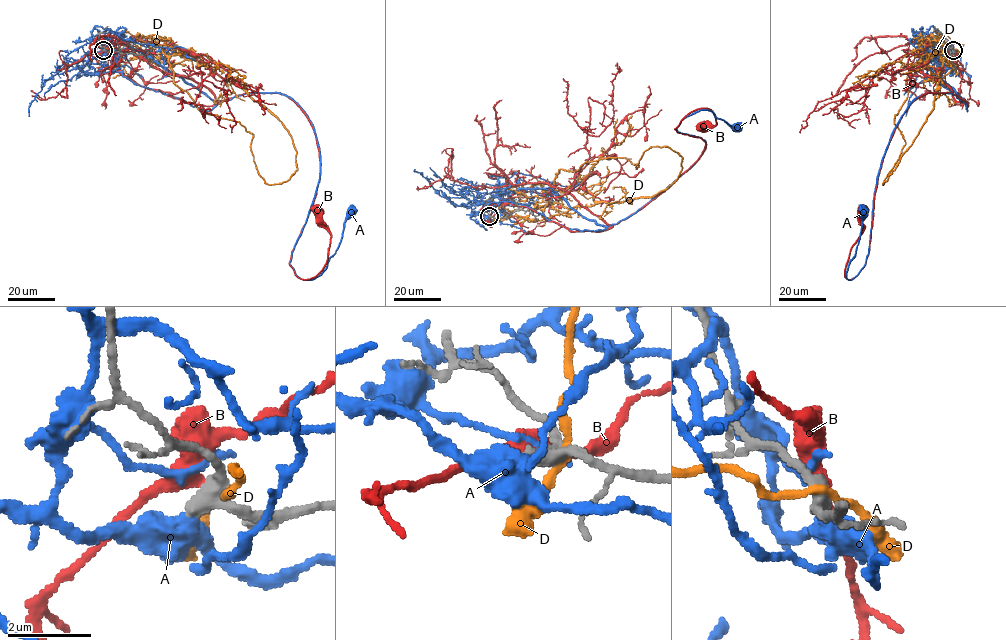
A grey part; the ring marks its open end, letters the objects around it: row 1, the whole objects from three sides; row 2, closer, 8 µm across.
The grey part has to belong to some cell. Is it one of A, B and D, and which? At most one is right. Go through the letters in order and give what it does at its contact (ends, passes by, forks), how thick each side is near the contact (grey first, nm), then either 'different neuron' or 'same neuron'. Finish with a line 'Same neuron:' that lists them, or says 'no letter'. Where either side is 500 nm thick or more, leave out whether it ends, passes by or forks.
A: it passes by; 320 nm thick on the grey side, 480 nm on the other; different neuron
B: it passes by; 380 nm thick on the grey side, 320 nm on the other; different neuron
D: it passes by; 400 nm thick on the grey side, 180 nm on the other; different neuron
Same neuron: no letter

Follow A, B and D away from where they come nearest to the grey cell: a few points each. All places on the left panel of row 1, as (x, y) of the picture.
A: (103, 50), (88, 58), (207, 111), (297, 103), (320, 161), (301, 278), (351, 212)
B: (104, 49), (184, 102), (286, 95), (320, 158), (302, 279), (327, 259), (316, 211)
D: (105, 49), (175, 53), (196, 60), (224, 80), (239, 85), (278, 120), (292, 139), (297, 170), (288, 181)

